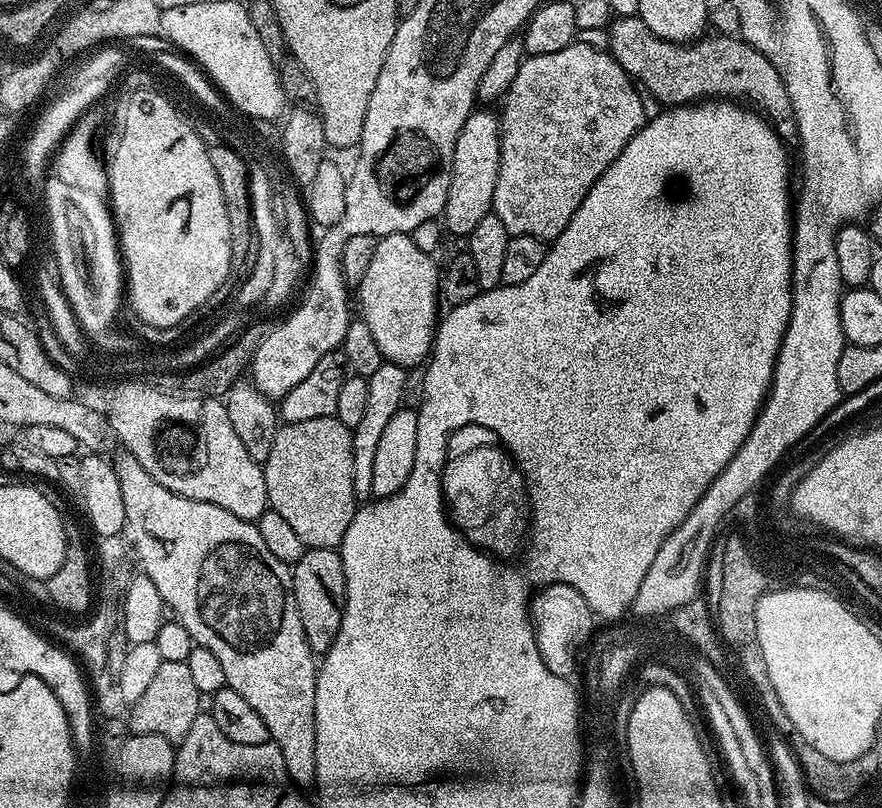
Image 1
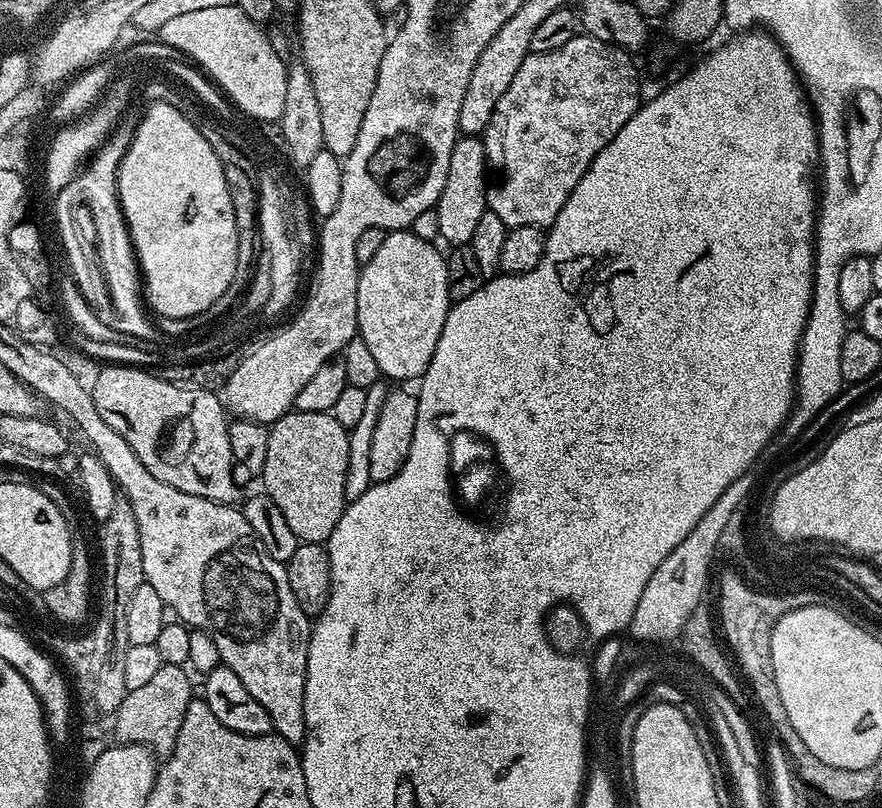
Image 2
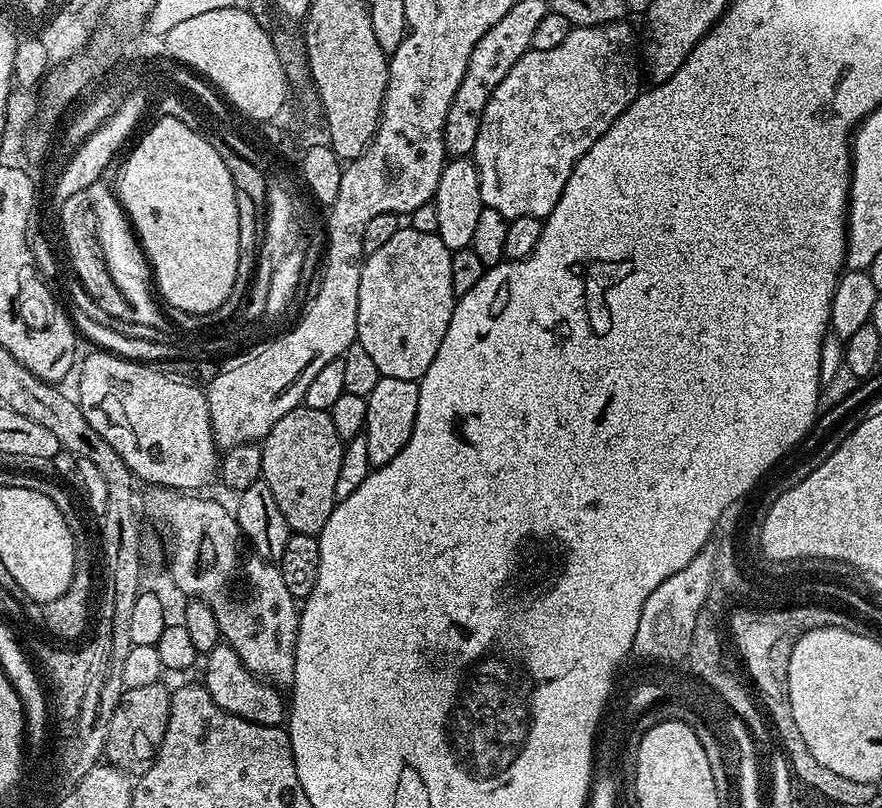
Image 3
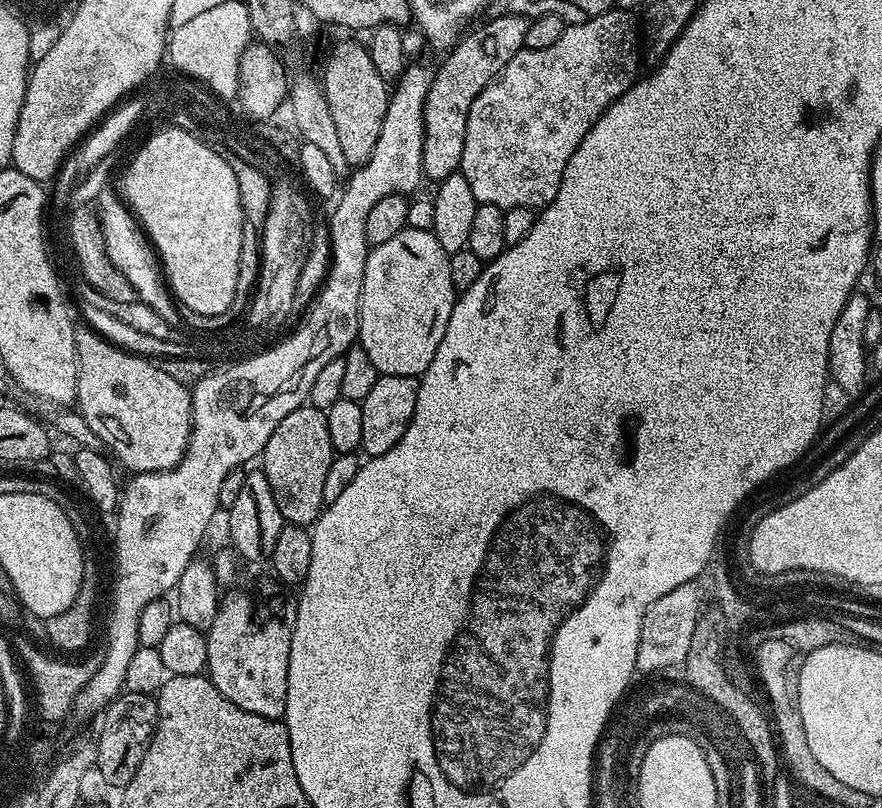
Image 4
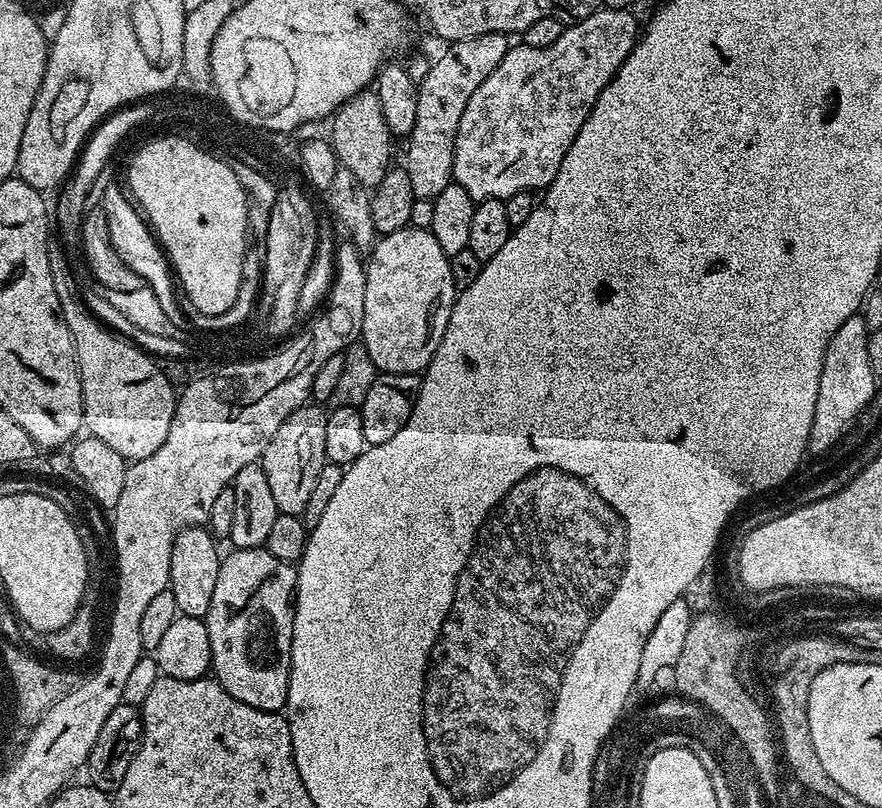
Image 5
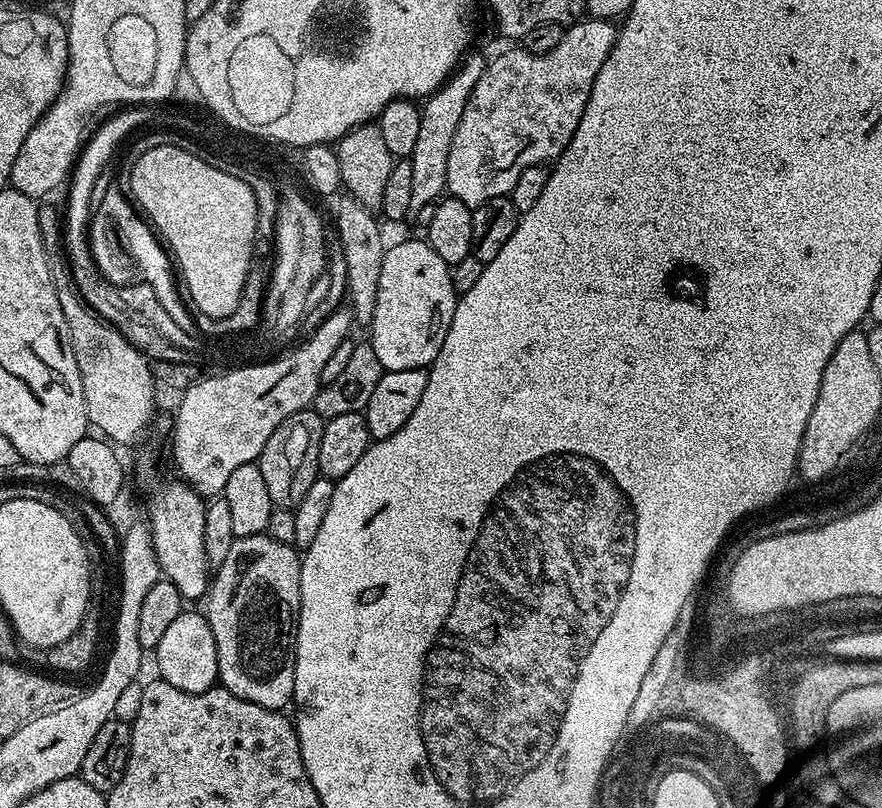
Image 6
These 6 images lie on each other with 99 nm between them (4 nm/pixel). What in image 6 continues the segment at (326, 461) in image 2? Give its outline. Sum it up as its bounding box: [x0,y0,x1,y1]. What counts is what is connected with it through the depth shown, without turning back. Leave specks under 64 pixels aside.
[258,407,323,510]

